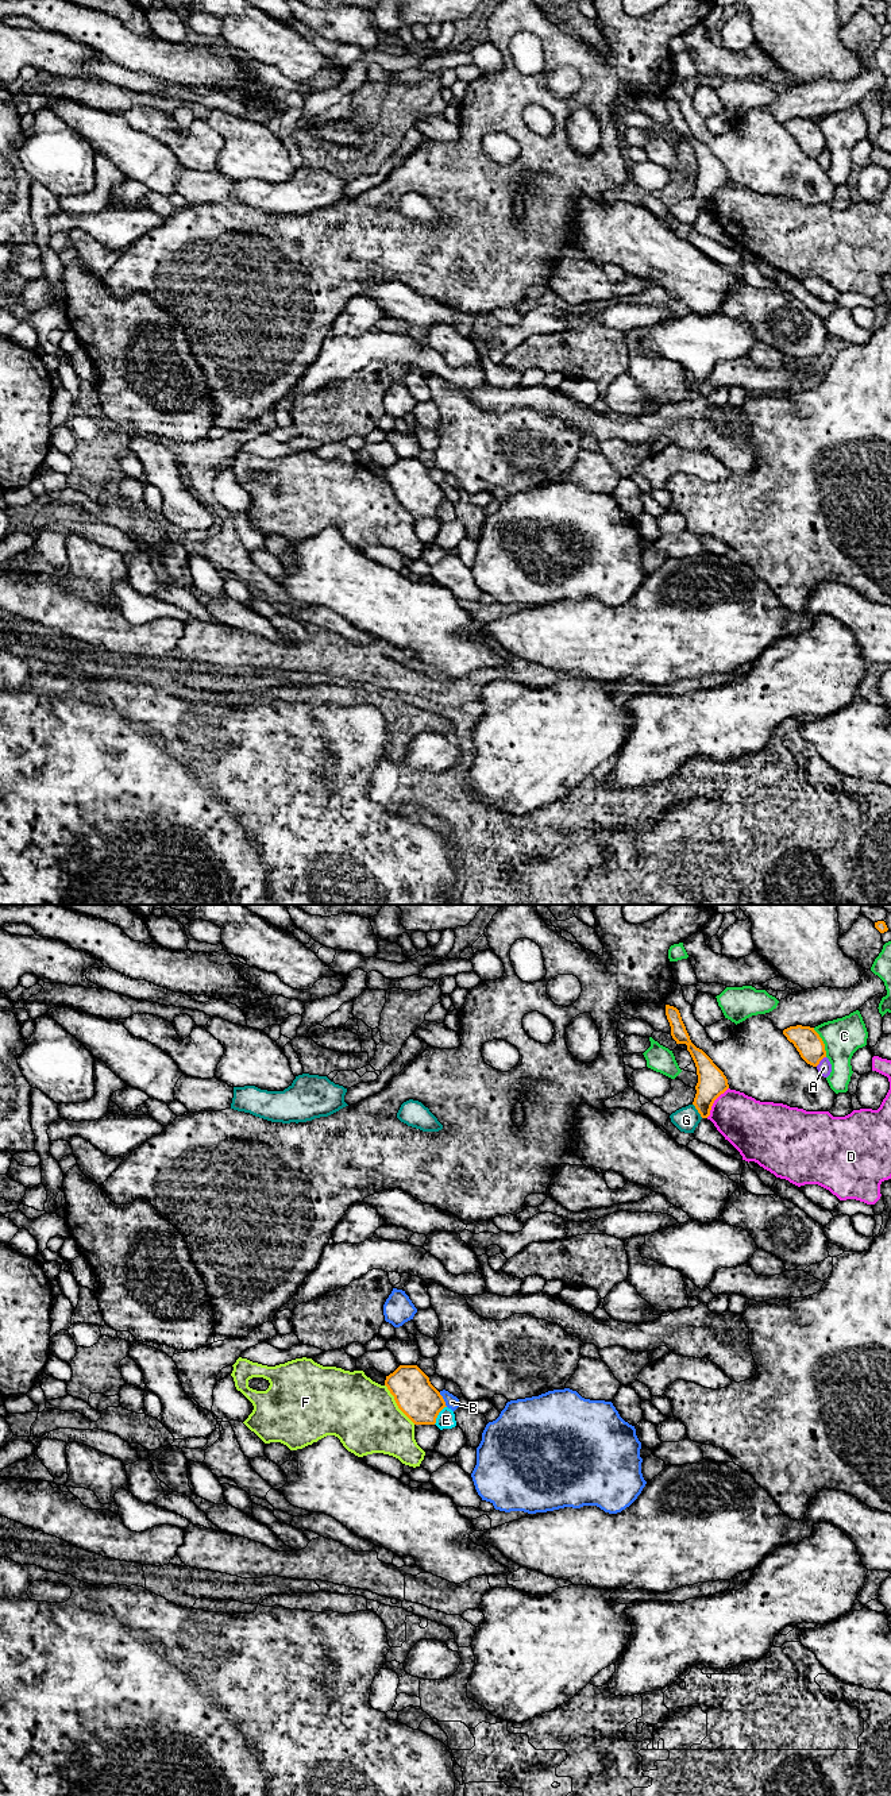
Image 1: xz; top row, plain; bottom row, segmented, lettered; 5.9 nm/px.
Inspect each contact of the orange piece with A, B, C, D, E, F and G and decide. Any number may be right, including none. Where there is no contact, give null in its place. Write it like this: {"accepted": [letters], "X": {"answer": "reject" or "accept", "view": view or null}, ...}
{"accepted": [], "A": {"answer": "reject", "view": "xz"}, "B": {"answer": "reject", "view": "xz"}, "C": {"answer": "reject", "view": "xz"}, "D": {"answer": "reject", "view": "xz"}, "E": {"answer": "reject", "view": "xz"}, "F": {"answer": "reject", "view": "xz"}, "G": {"answer": "reject", "view": "xz"}}

